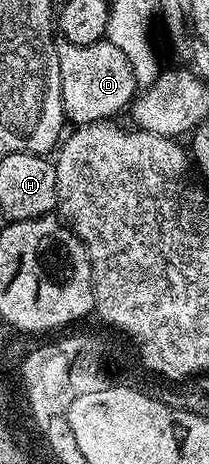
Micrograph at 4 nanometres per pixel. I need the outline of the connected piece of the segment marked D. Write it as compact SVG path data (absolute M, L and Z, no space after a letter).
M108 40L83 46L63 45L60 60L60 92L67 119L75 127L113 119L127 109L136 97L136 83L128 56Z

